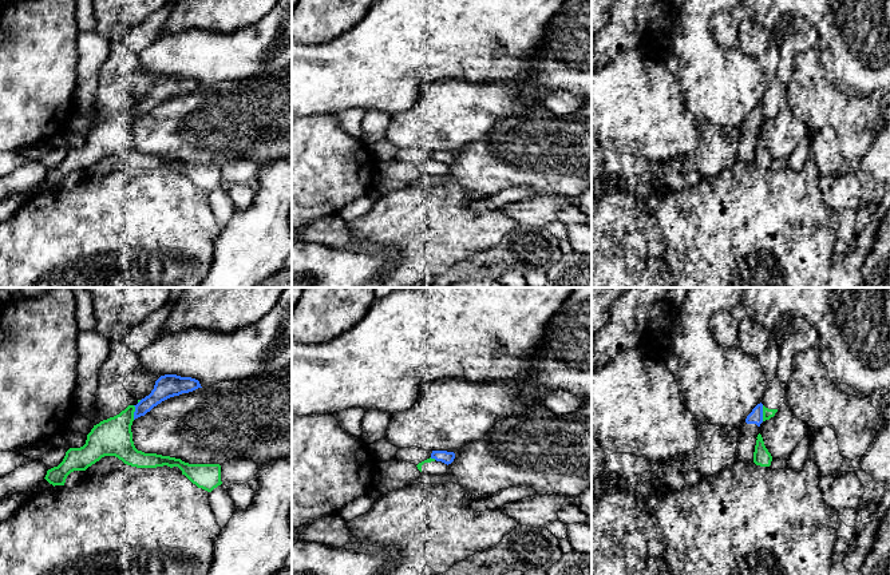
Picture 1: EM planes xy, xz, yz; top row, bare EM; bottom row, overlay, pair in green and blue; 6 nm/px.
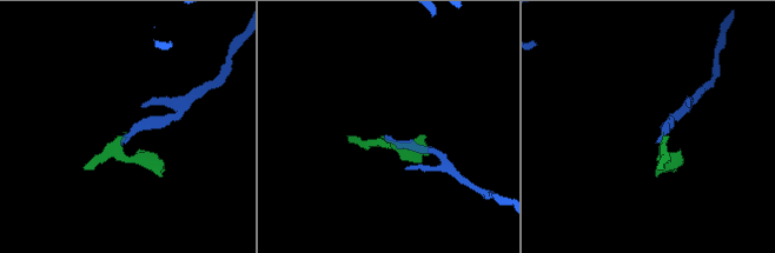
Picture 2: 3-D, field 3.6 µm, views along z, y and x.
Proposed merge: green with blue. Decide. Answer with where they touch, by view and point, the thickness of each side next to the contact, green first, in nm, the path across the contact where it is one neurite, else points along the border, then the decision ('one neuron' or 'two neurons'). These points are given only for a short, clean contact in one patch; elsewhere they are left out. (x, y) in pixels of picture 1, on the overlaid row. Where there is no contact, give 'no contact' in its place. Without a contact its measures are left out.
contact yz (763, 413); calibres 60 and 80 nm; two neurons

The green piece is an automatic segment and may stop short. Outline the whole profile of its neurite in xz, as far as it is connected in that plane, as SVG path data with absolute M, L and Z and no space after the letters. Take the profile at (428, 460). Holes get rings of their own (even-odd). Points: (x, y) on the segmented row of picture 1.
M431 457L419 463L416 467L424 475L440 476L447 472L447 464L442 461L436 461L435 459L431 459Z

